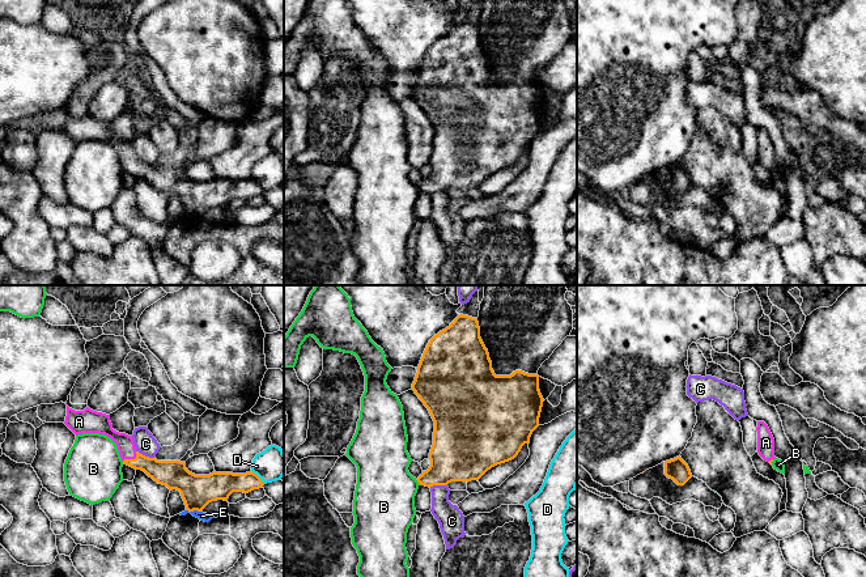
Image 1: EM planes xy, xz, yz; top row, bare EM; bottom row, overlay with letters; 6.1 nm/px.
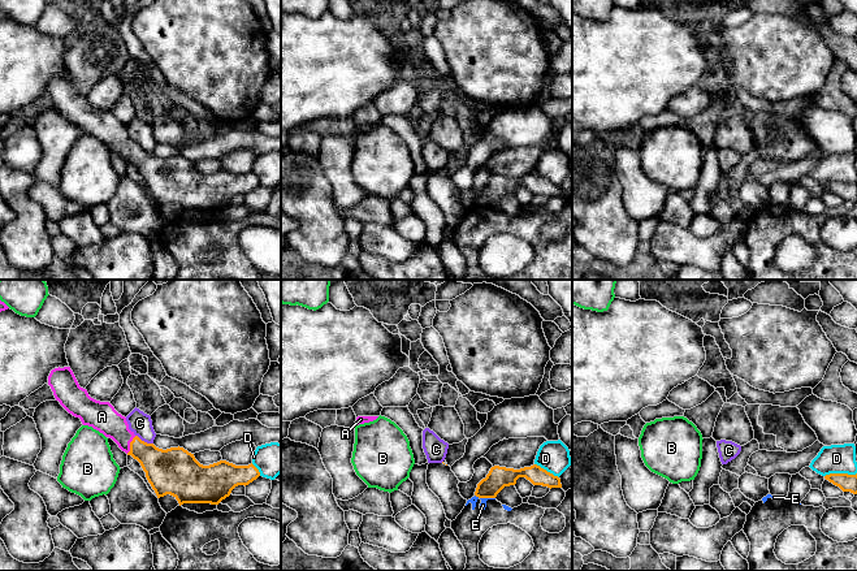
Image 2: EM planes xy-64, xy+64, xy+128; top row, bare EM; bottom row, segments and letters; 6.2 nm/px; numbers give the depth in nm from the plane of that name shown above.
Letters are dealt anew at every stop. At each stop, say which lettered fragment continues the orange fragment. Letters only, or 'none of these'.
A

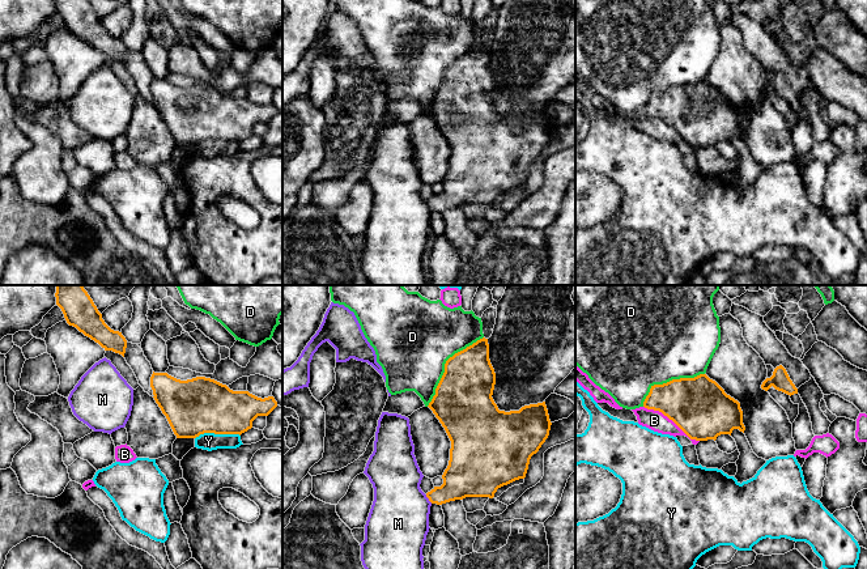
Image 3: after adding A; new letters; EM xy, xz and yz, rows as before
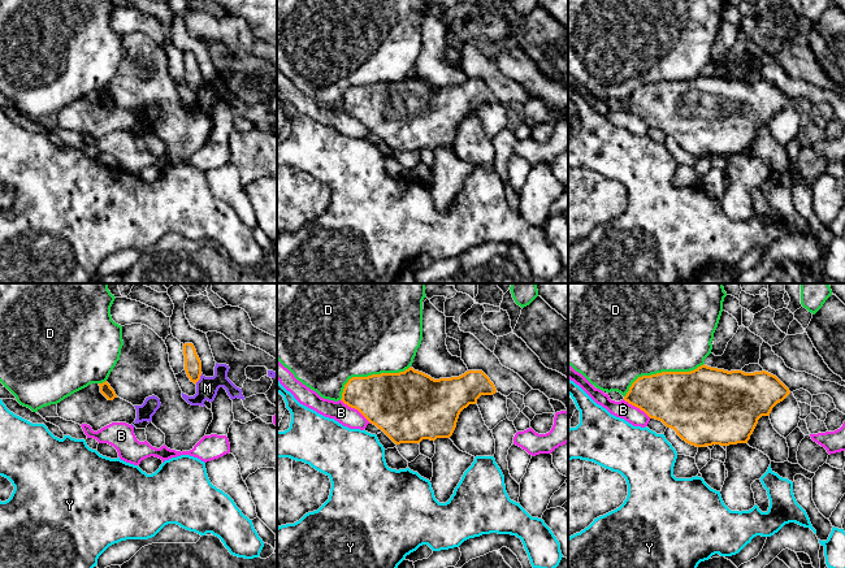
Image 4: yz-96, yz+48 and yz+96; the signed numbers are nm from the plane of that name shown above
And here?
none of these

